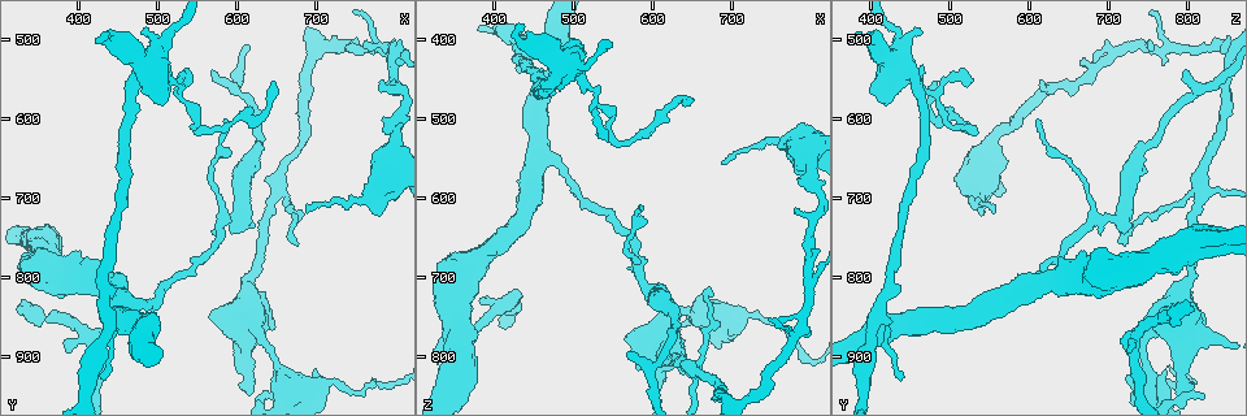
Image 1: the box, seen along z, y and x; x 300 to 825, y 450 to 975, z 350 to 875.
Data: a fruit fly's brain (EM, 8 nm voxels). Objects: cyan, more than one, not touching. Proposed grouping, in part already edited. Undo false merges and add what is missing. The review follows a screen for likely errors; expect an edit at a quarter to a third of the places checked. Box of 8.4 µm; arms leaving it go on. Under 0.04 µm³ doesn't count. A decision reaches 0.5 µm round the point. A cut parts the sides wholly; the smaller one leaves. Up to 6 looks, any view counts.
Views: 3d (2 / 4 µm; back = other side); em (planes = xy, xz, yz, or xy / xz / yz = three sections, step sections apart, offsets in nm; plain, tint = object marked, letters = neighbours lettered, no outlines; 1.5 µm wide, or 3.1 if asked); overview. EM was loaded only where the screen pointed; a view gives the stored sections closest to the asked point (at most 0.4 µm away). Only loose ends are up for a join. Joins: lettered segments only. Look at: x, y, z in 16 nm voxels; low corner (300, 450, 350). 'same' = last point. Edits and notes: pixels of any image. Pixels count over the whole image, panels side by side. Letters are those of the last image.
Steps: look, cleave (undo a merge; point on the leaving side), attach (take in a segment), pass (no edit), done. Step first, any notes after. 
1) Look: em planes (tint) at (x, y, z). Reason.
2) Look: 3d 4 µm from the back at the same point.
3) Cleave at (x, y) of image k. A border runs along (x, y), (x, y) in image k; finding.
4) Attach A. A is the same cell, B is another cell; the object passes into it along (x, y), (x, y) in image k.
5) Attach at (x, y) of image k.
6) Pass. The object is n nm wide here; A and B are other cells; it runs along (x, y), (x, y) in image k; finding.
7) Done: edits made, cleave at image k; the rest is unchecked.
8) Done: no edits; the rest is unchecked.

Look: 3d 4 µm at (730, 935, 745). Calibre changes.

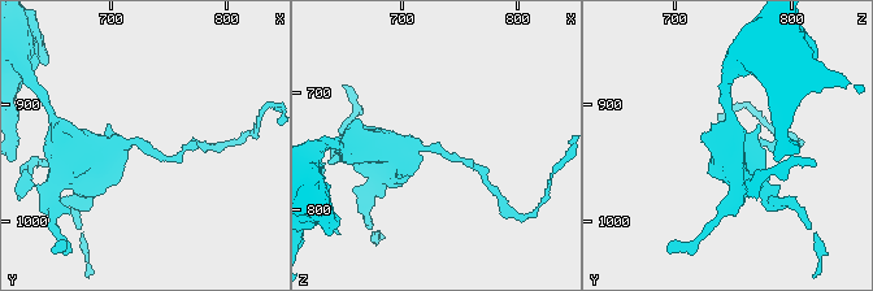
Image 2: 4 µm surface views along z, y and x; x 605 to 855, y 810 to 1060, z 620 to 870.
Look: em planes (tint) at (732, 934, 748). Need the tissue.

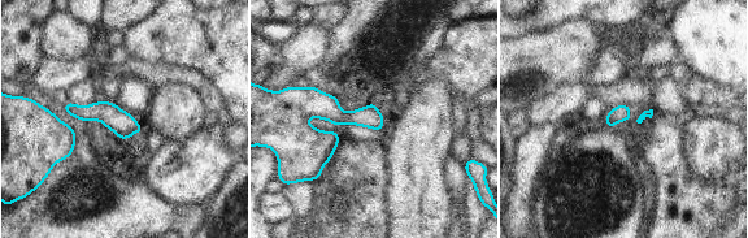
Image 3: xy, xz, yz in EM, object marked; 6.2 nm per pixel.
Look: em planes (letters) at the same point. What lies round it.

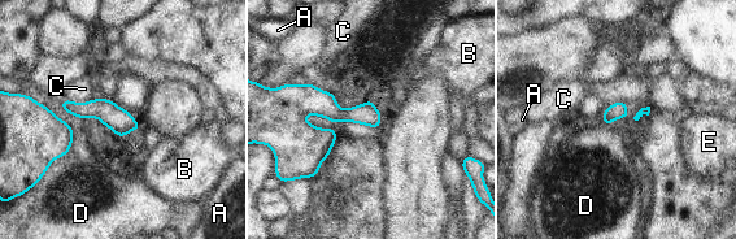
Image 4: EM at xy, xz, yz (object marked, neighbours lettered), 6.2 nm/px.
Pass. A, B, C, D and E are other cells; a border runs along (99, 96), (85, 101), (66, 99) in image 4; one neuron here.

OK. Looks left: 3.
Look: em xz step 8 (letters) at (645, 700, 820). A fork.

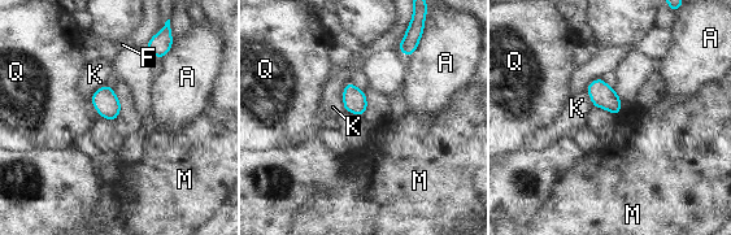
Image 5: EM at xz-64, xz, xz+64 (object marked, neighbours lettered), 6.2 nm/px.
Pass. The object is 40 nm wide here; A, F, K, M and Q are other cells; a border runs along (90, 101), (99, 116) in image 5; continuous, no second neuron.

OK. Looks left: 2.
Look: em xy step 8 (letters) at (780, 565, 615). Free end.

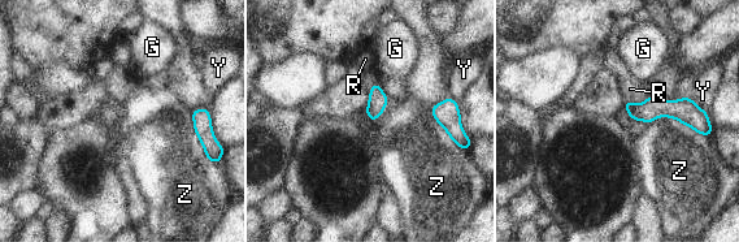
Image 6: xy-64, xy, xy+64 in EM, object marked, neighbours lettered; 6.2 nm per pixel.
Look: em xz step 8 (letters) at the same point.

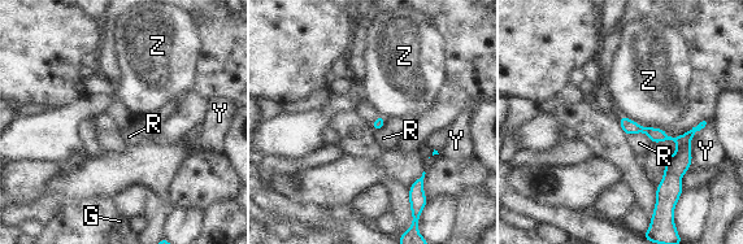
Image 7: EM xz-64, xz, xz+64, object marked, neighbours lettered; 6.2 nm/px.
Pass. The longest contact is with Y, 280 nm; G, R, Y and Z are other cells; no lettered segment goes on from it.

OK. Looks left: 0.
Done: no edits; the rest is unchecked.

